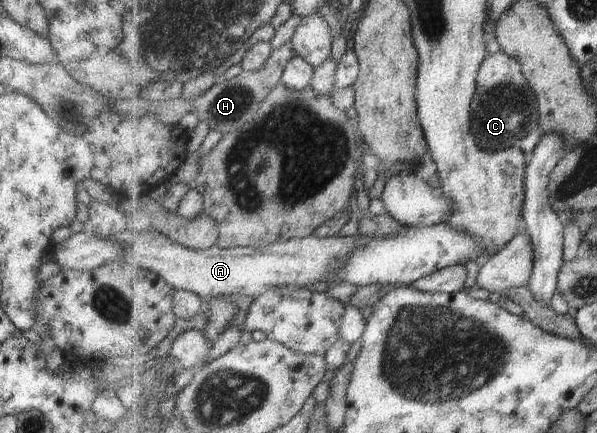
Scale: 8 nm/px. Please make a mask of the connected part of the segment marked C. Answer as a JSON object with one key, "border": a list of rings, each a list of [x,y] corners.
{"border":[[[502,51],[488,54],[480,66],[476,95],[471,103],[471,128],[480,149],[489,153],[518,148],[523,137],[540,131],[539,117],[539,101],[523,74],[520,60]]]}

